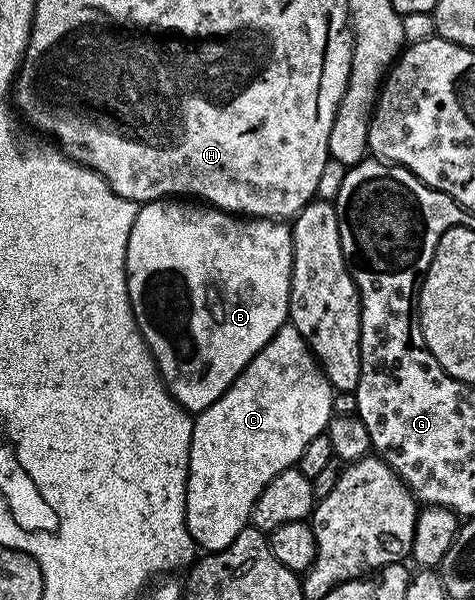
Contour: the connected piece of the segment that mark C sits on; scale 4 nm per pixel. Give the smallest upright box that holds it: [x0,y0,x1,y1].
[186,323,334,553]

